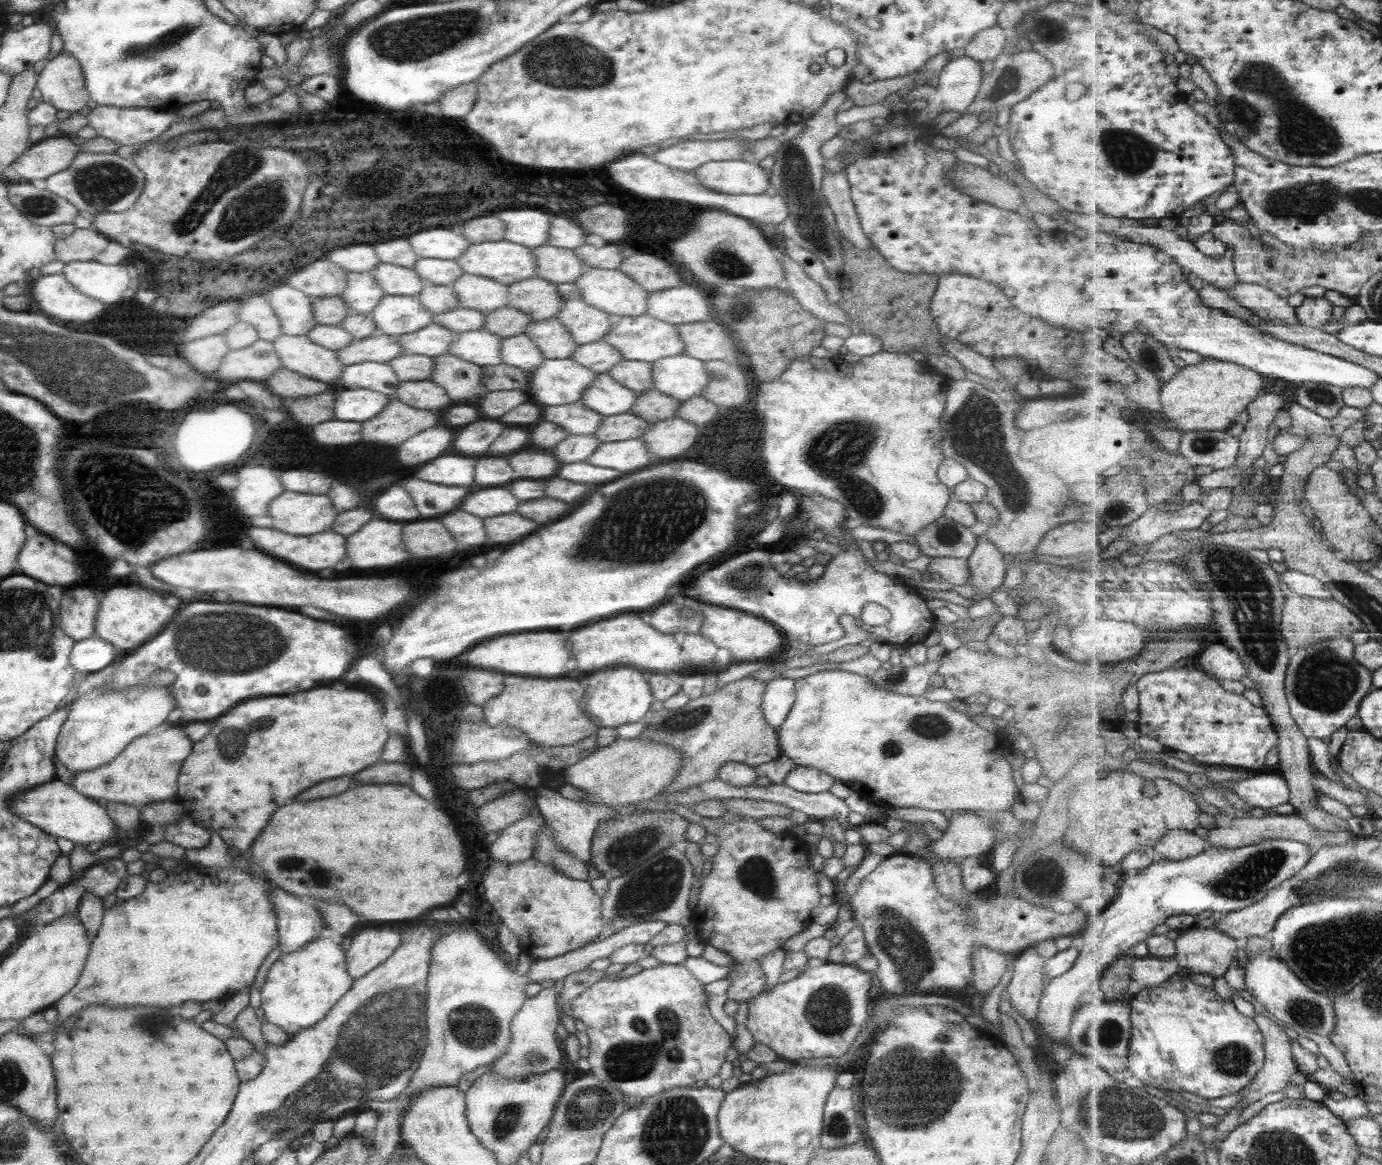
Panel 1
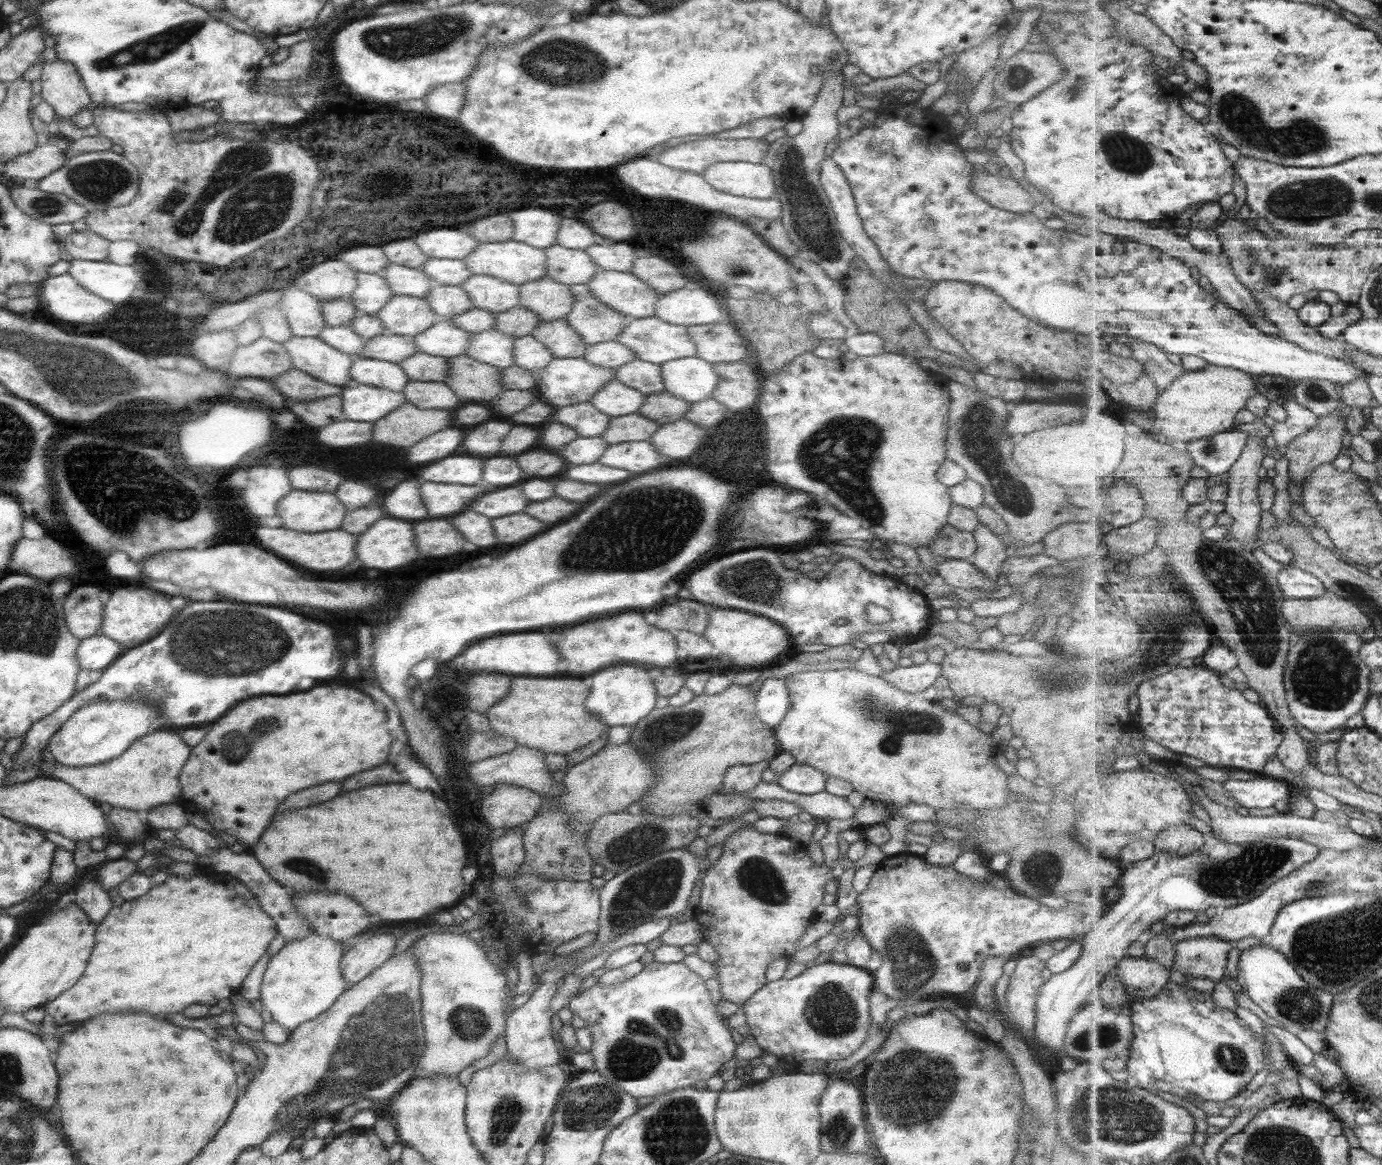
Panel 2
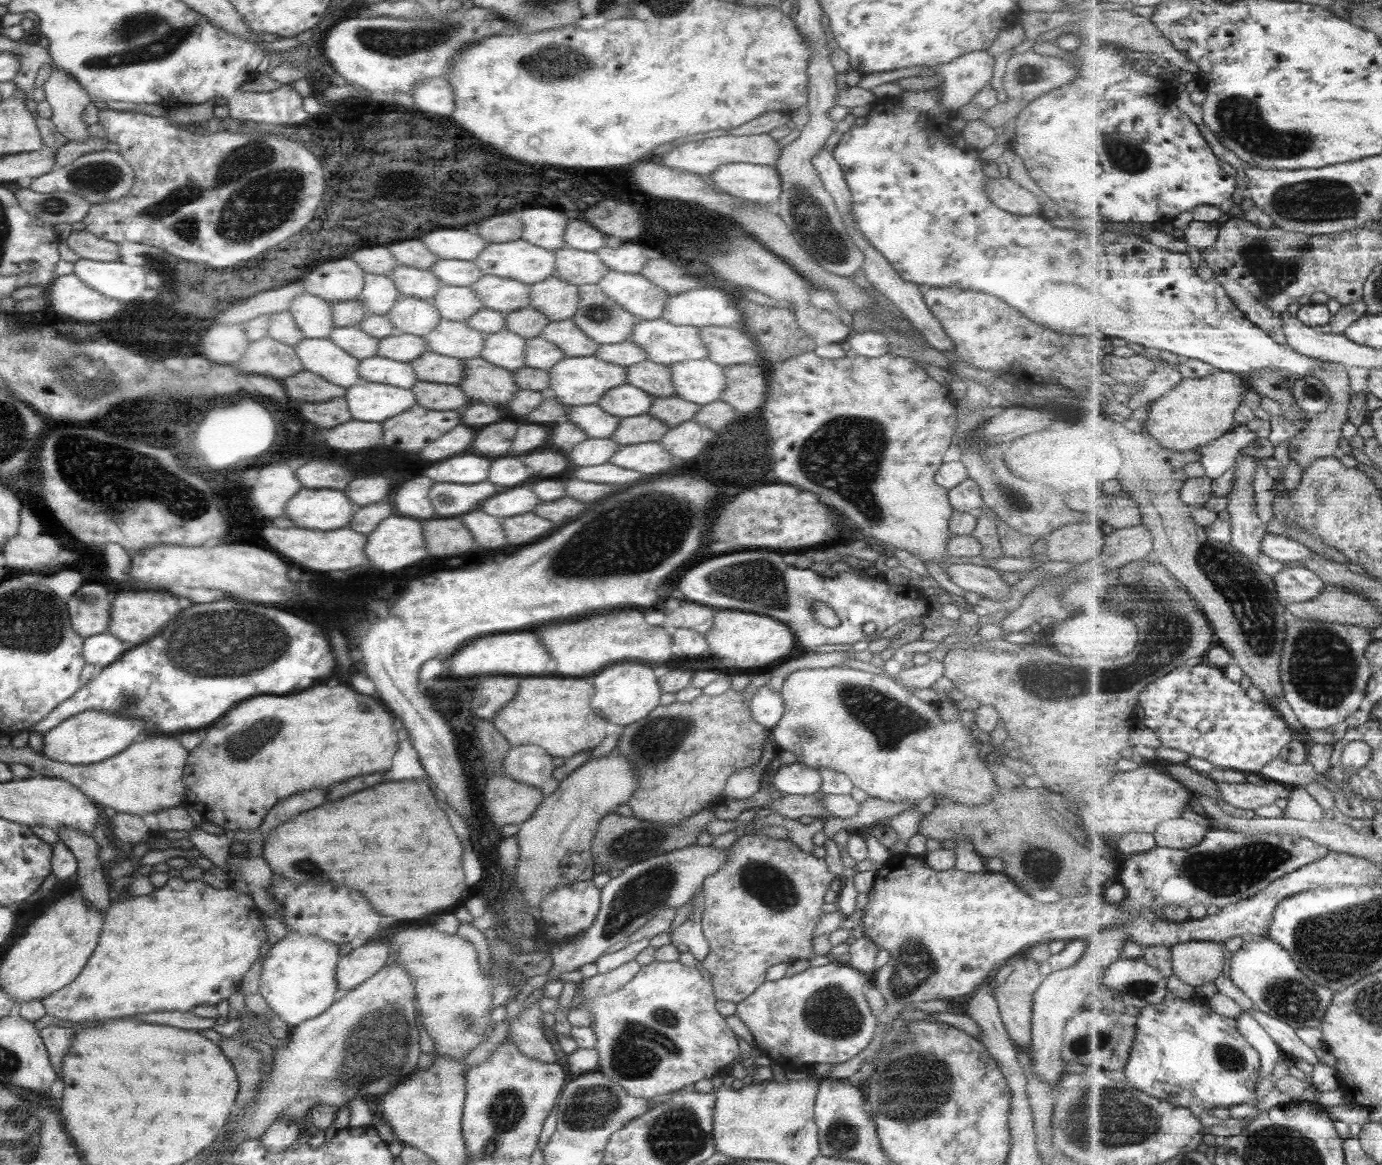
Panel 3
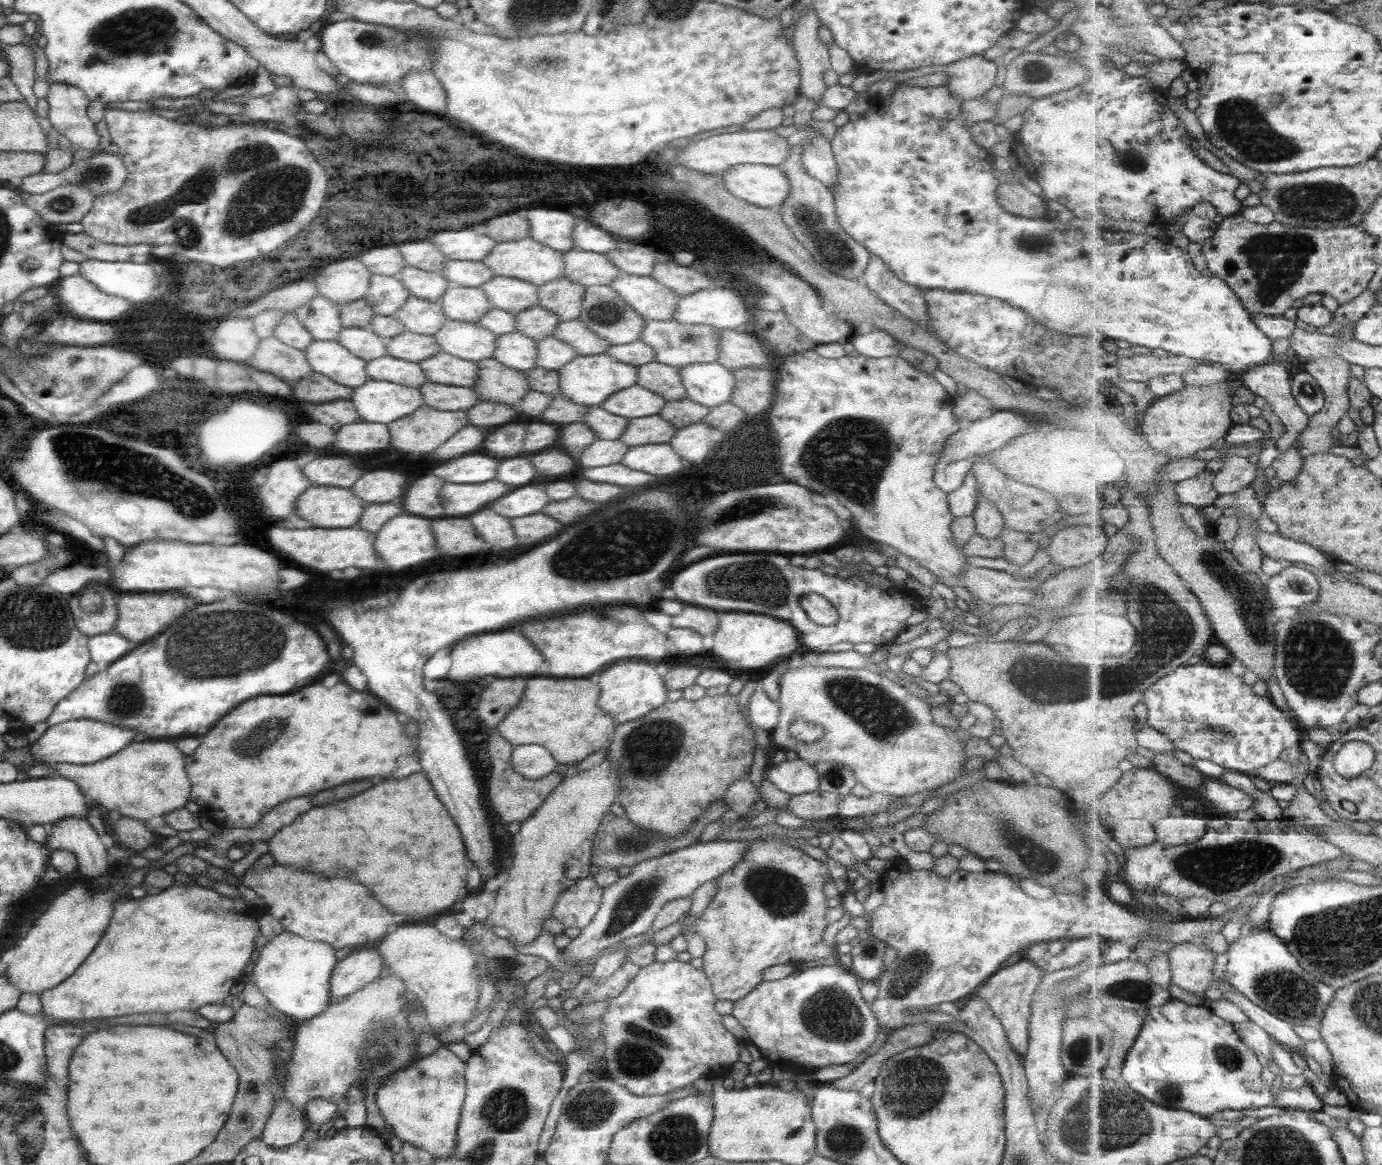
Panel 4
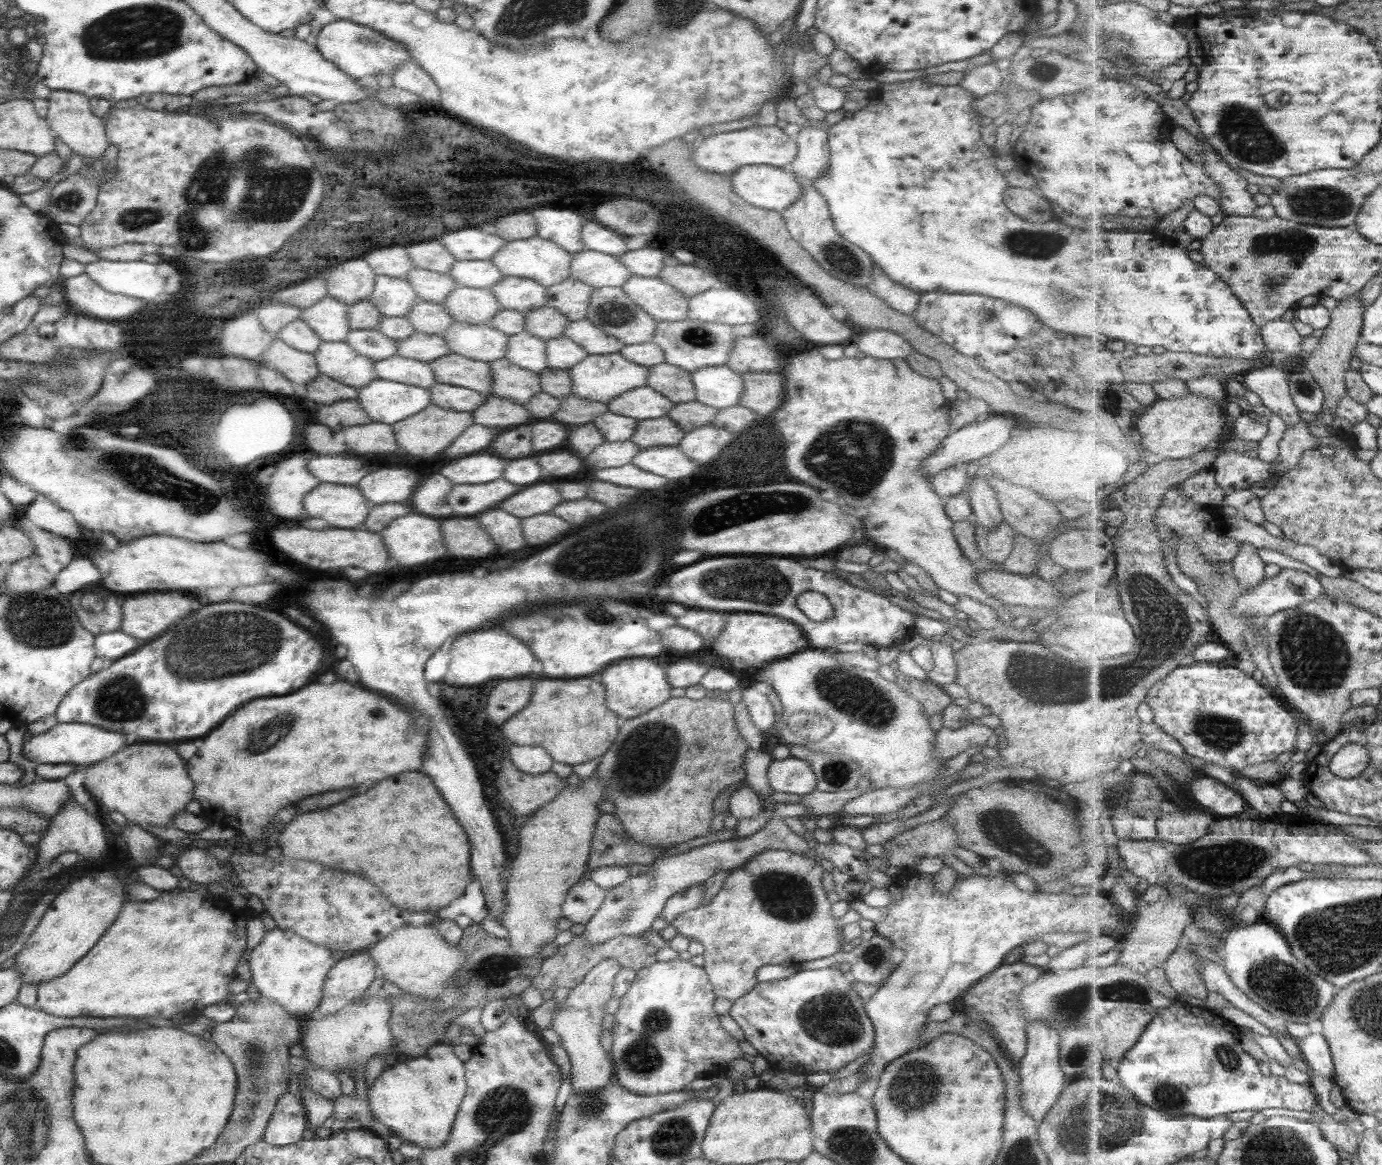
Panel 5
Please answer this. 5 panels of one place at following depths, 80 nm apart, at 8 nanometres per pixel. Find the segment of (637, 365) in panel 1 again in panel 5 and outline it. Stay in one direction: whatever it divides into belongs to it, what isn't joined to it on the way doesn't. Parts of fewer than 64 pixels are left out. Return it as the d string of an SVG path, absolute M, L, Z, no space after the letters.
M664 363L646 369L645 385L666 397L669 402L695 402L689 374L686 371Z

